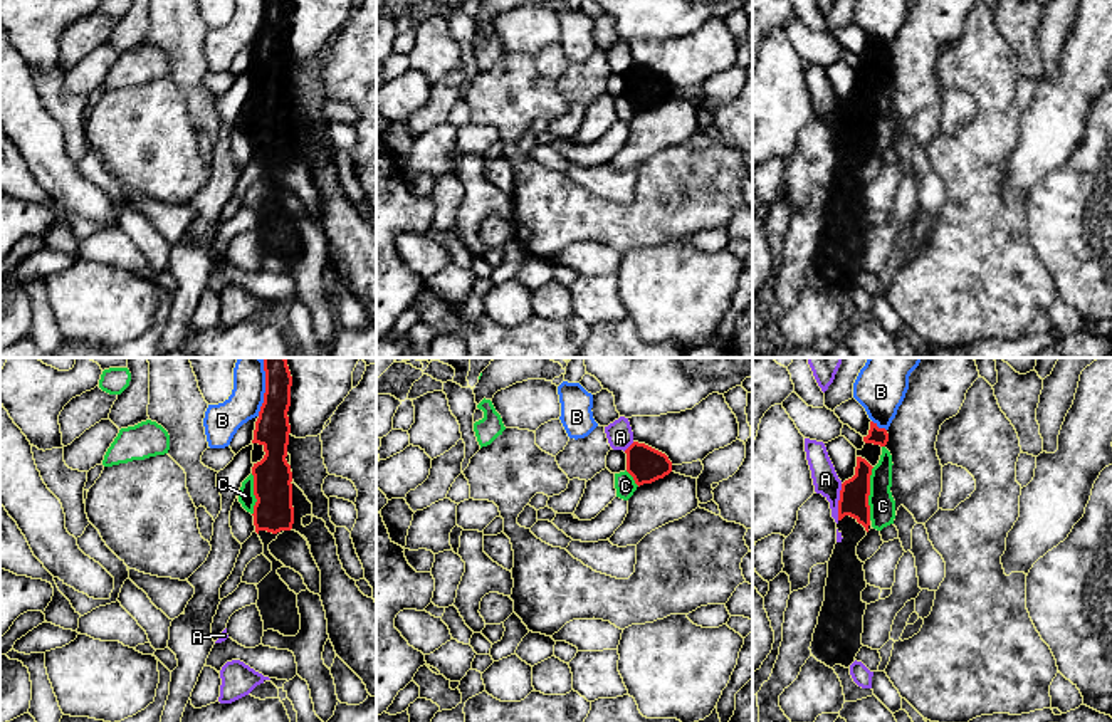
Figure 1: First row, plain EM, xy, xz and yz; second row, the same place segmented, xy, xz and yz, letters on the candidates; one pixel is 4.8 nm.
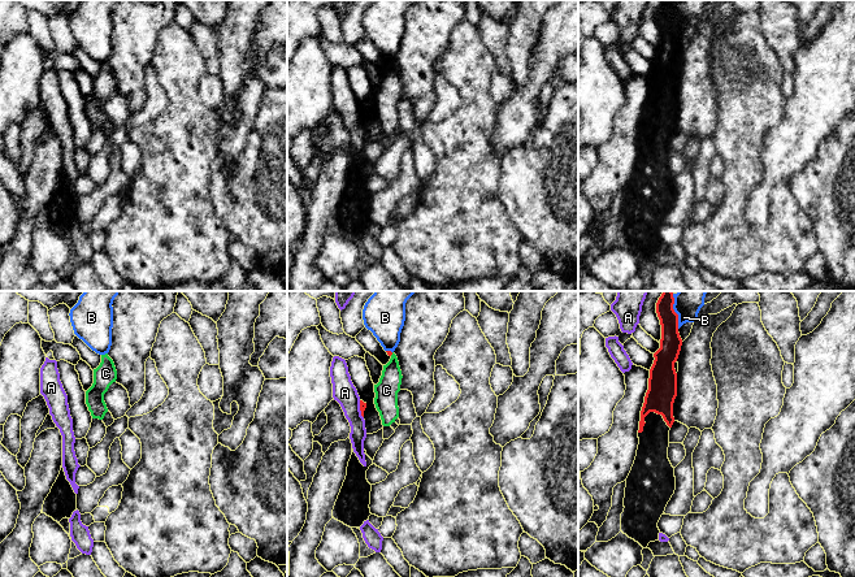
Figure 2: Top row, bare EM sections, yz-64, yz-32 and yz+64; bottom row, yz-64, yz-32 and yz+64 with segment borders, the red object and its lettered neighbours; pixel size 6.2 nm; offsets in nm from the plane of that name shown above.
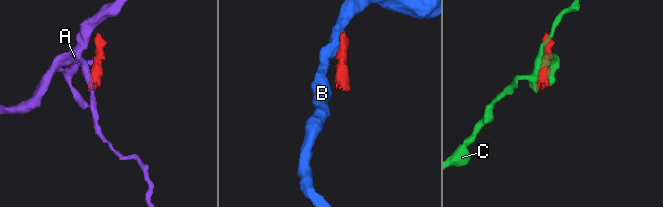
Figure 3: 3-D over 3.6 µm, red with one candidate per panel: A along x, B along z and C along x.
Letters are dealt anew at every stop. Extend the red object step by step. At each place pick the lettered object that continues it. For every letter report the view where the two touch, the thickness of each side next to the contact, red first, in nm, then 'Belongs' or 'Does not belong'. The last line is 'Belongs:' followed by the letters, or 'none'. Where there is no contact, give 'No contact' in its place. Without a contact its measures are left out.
A: Touches red in yz. Thickness 140 nm (red) against 120 nm. Does not belong
B: Touches red in xy. Thickness 170 nm (red) against 160 nm. Does not belong
C: Touches red in yz. Thickness 140 nm (red) against 130 nm. Does not belong
Belongs: none

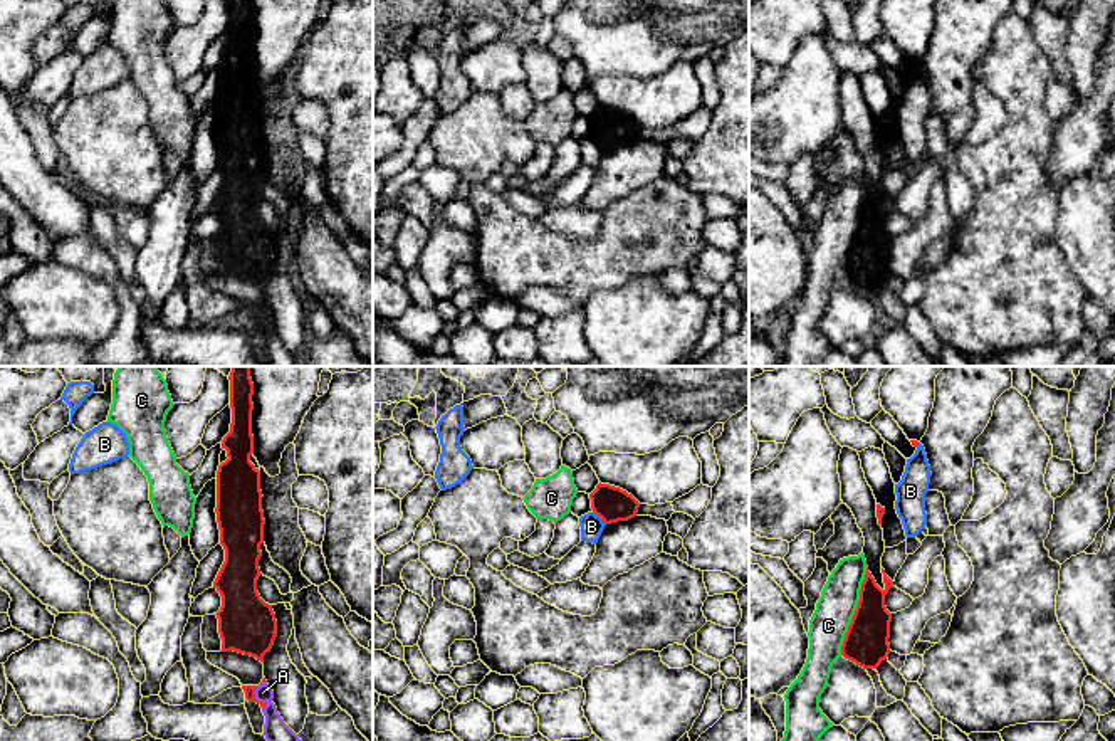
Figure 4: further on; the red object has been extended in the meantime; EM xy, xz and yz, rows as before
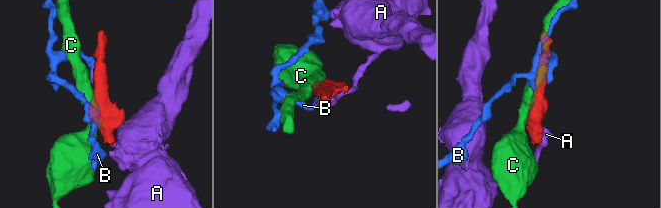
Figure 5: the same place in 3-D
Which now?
A: Touches red in xy. Thickness 50 nm (red) against 110 nm. Does not belong
B: Touches red in xz. Thickness 170 nm (red) against 110 nm. Does not belong
C: Touches red in yz. Thickness 200 nm (red) against 190 nm. Does not belong
Belongs: none

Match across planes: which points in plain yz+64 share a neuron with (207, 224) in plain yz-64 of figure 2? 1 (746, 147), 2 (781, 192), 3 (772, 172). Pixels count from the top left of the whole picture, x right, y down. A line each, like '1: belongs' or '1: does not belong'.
1: belongs
2: belongs
3: does not belong

